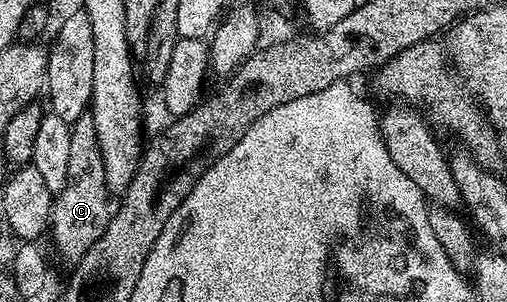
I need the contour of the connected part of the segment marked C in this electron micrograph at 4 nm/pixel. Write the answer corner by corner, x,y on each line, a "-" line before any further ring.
86,112
79,116
79,120
72,122
69,130
66,186
52,203
51,234
53,232
53,242
57,245
58,252
69,264
76,264
107,228
111,217
111,191
107,184
107,172
103,168
103,156
99,152
99,136
95,136
92,113

